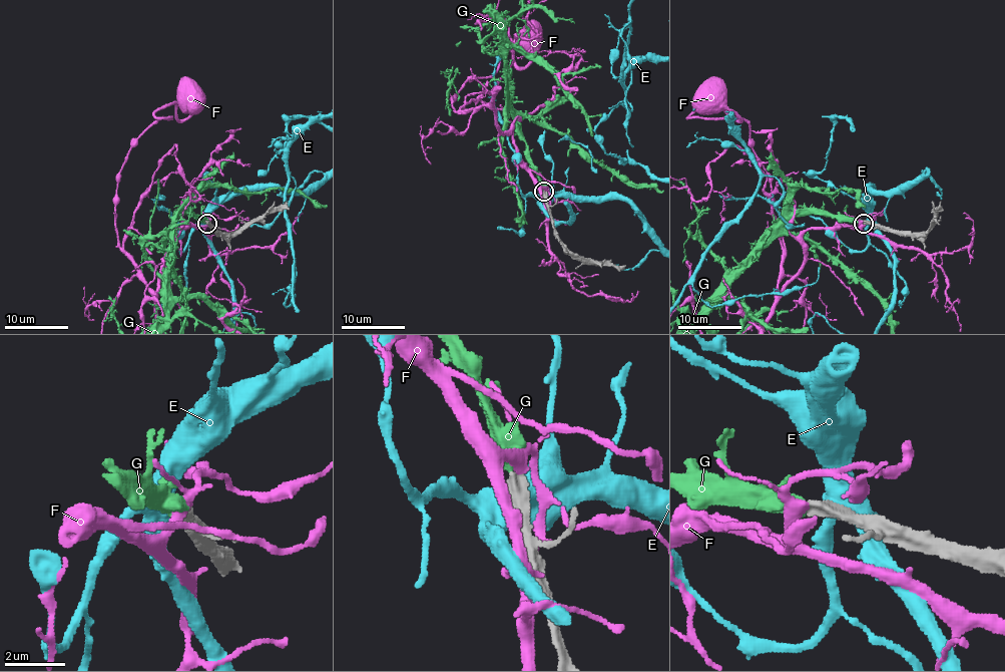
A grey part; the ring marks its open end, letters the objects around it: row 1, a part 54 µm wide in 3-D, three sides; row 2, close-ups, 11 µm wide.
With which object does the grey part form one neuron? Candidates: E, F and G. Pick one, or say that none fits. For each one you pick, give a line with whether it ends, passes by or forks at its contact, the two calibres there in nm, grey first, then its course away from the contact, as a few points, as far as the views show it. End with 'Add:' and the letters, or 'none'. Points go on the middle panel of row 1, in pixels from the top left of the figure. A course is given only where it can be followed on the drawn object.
G: it ends; calibres 420 and 400 nm
Add: G

